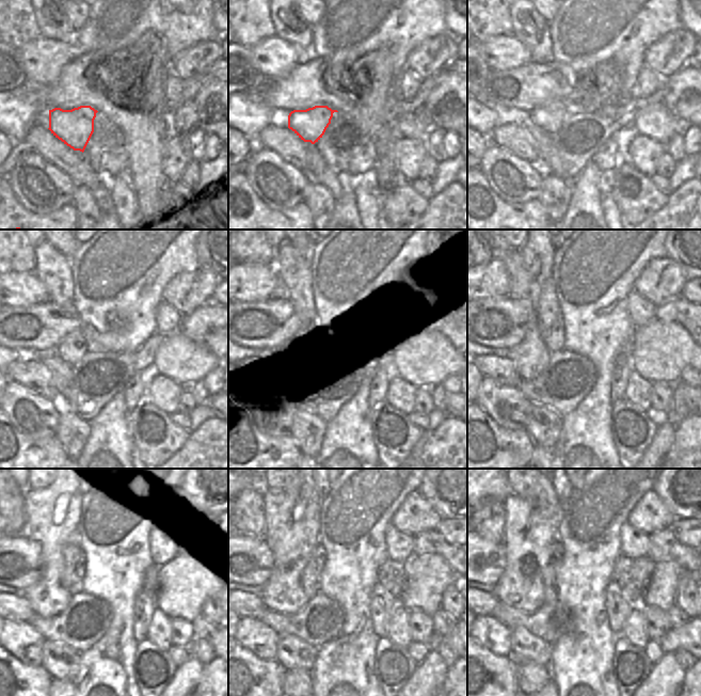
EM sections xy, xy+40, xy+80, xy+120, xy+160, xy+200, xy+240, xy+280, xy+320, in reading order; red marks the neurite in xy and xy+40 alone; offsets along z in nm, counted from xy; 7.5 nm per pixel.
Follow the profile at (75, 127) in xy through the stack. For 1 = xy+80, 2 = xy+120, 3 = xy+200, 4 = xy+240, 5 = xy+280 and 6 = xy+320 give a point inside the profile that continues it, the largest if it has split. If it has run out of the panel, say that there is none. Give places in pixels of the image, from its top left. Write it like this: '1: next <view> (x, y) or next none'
1: next xy+80 (550, 116)
2: next xy+120 (73, 347)
3: next xy+200 (551, 323)
4: next xy+240 (74, 571)
5: next xy+280 (311, 582)
6: next xy+320 (548, 580)

